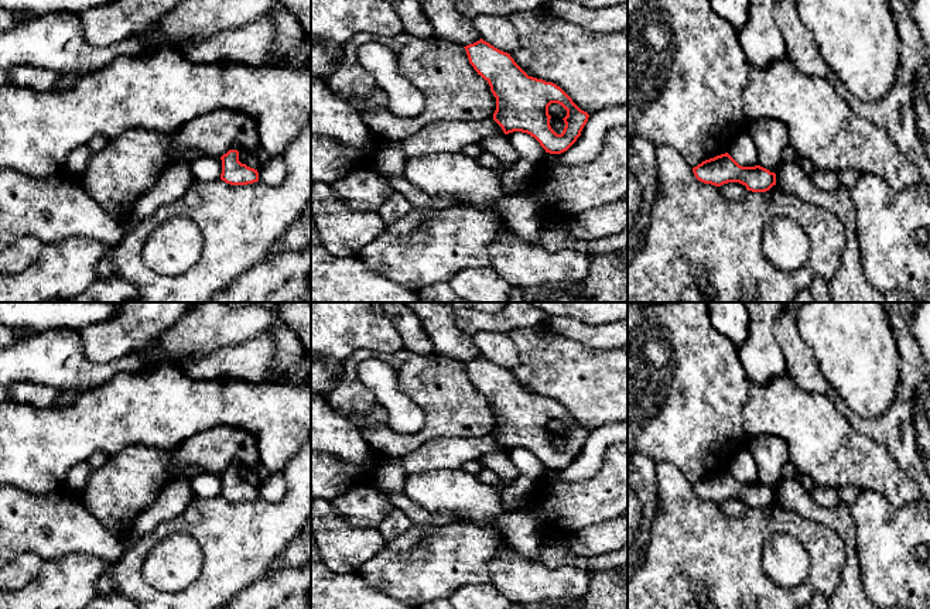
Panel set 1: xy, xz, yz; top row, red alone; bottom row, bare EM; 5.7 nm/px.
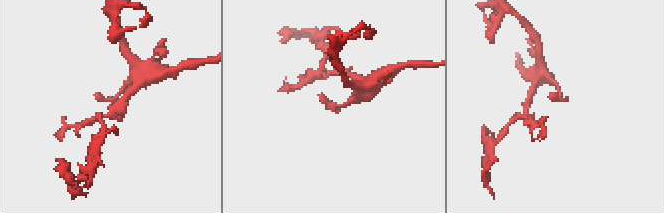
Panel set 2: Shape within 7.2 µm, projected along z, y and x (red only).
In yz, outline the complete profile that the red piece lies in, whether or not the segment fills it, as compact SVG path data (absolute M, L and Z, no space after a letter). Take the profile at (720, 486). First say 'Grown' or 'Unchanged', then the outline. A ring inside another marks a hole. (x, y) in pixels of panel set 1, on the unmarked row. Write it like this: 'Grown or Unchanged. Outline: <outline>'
Unchanged. Outline: M728 469L705 476L693 485L695 495L704 500L721 503L739 499L752 509L766 509L776 502L776 490L755 482L742 483Z

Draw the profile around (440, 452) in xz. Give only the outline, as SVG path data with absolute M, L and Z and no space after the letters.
M493 434L479 438L434 438L401 456L406 475L432 469L459 469L469 461L505 451Z

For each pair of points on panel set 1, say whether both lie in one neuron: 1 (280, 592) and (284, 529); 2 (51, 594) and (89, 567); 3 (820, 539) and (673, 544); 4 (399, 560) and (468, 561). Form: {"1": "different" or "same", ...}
{"1": "different", "2": "same", "3": "same", "4": "same"}

